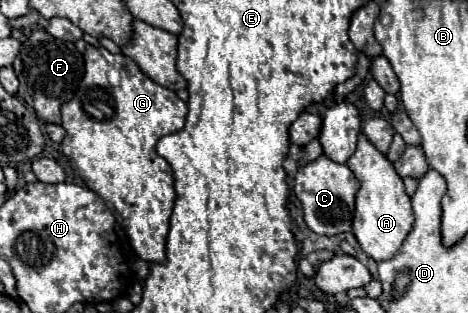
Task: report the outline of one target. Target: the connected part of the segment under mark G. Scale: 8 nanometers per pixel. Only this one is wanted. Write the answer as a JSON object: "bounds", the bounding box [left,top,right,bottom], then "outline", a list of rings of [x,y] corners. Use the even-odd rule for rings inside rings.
{"bounds":[61,46,187,264],"outline":[[[87,46],[85,76],[75,98],[63,104],[61,116],[61,126],[67,130],[61,146],[75,172],[105,200],[125,228],[135,254],[145,262],[165,264],[165,240],[177,194],[171,166],[155,152],[155,144],[161,136],[183,128],[187,104],[173,90],[147,78],[131,58]],[[111,68],[121,76],[119,86],[111,86],[107,80]]]}

